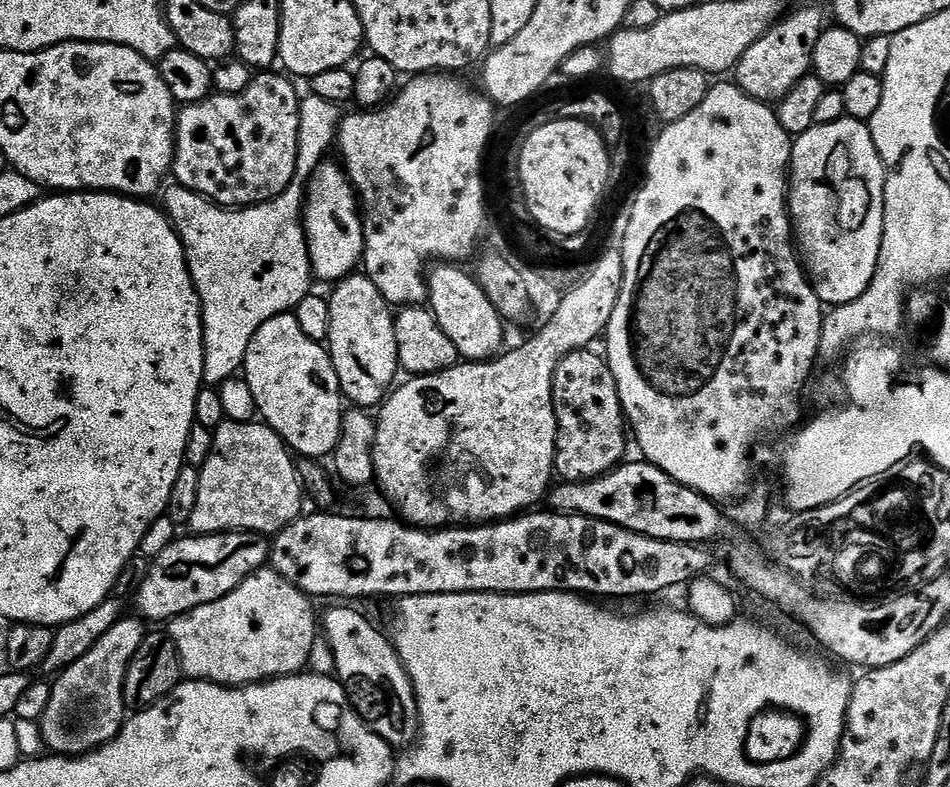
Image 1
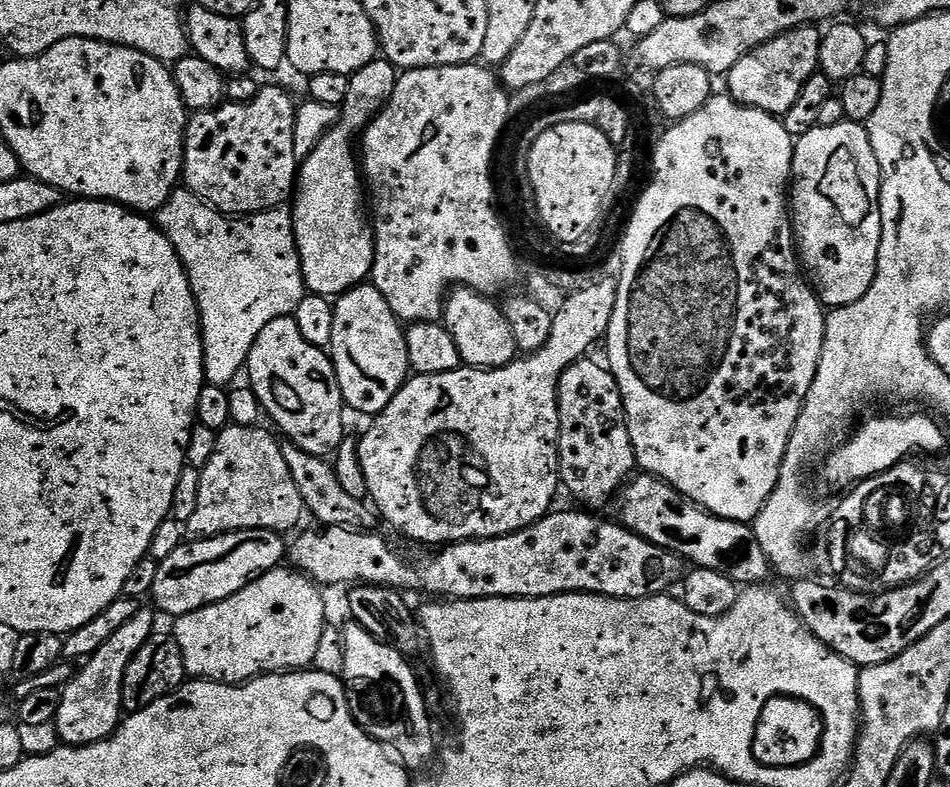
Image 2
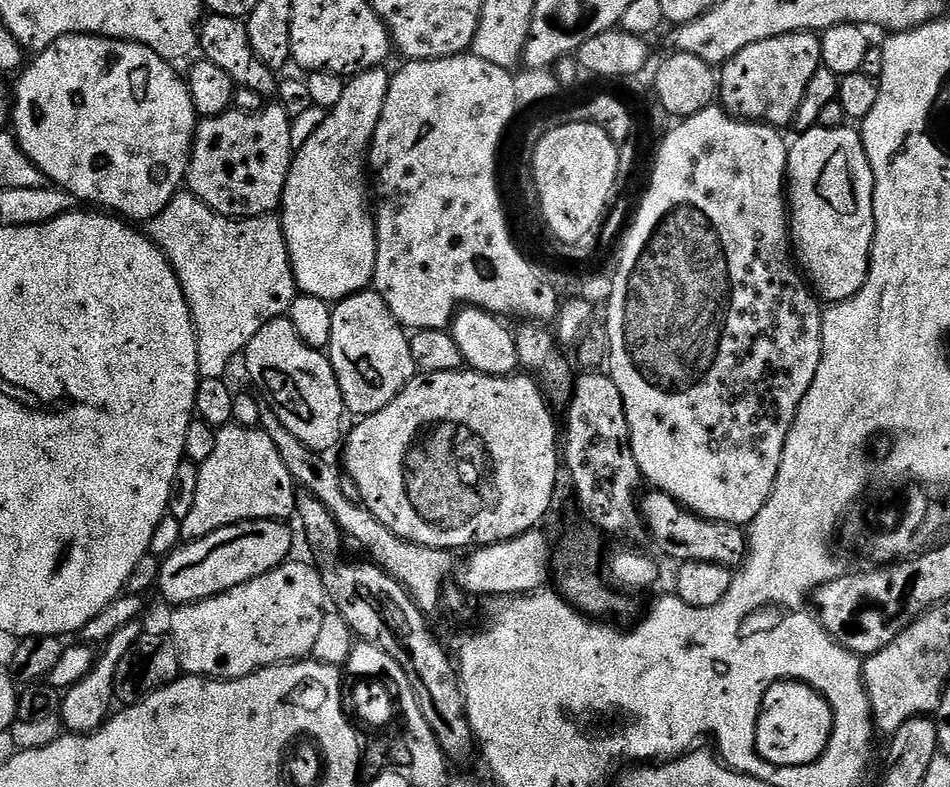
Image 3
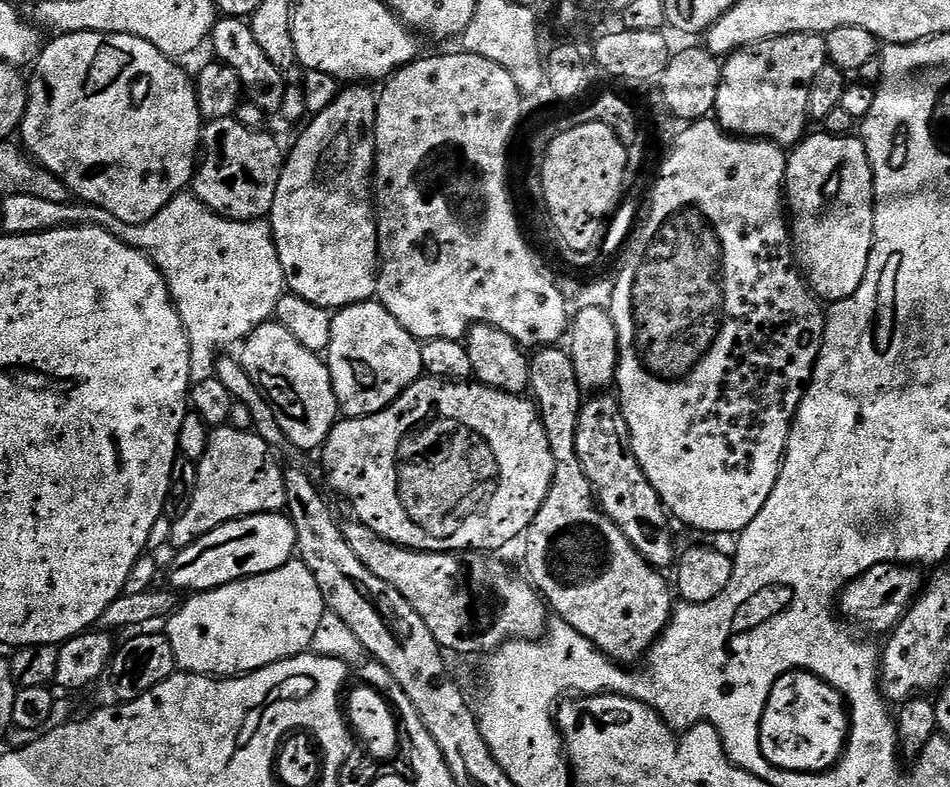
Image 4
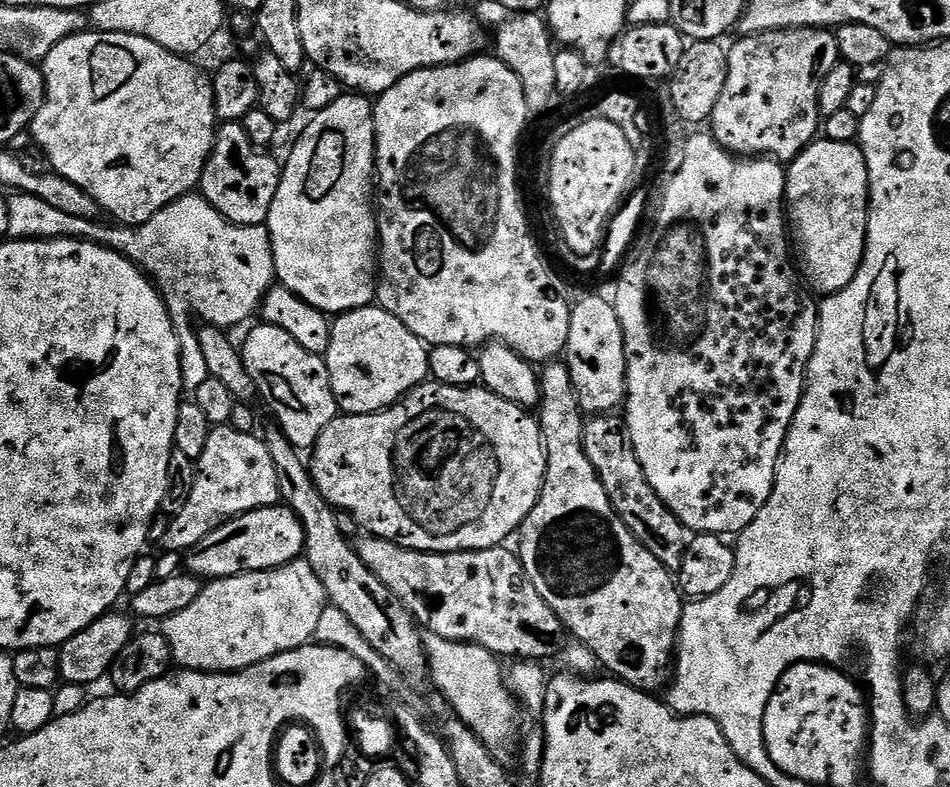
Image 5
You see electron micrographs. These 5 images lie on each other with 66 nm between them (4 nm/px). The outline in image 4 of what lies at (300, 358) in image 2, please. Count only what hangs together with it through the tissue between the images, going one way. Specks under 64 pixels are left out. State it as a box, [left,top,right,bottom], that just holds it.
[242,322,338,449]

